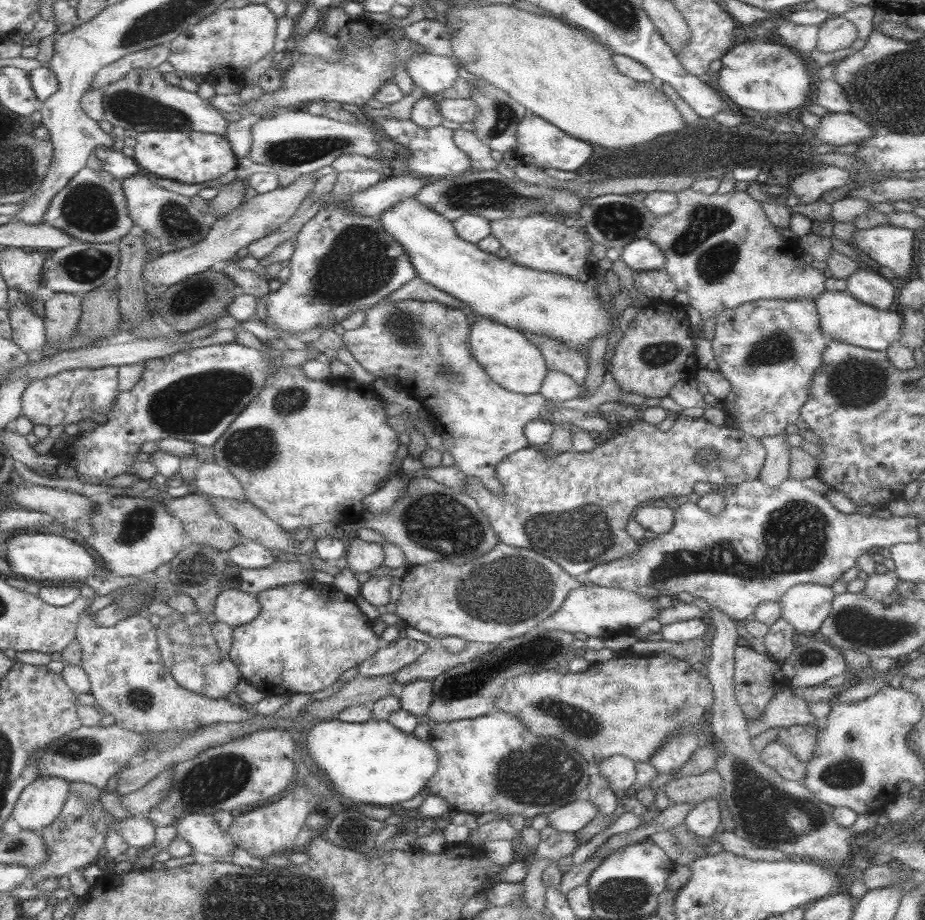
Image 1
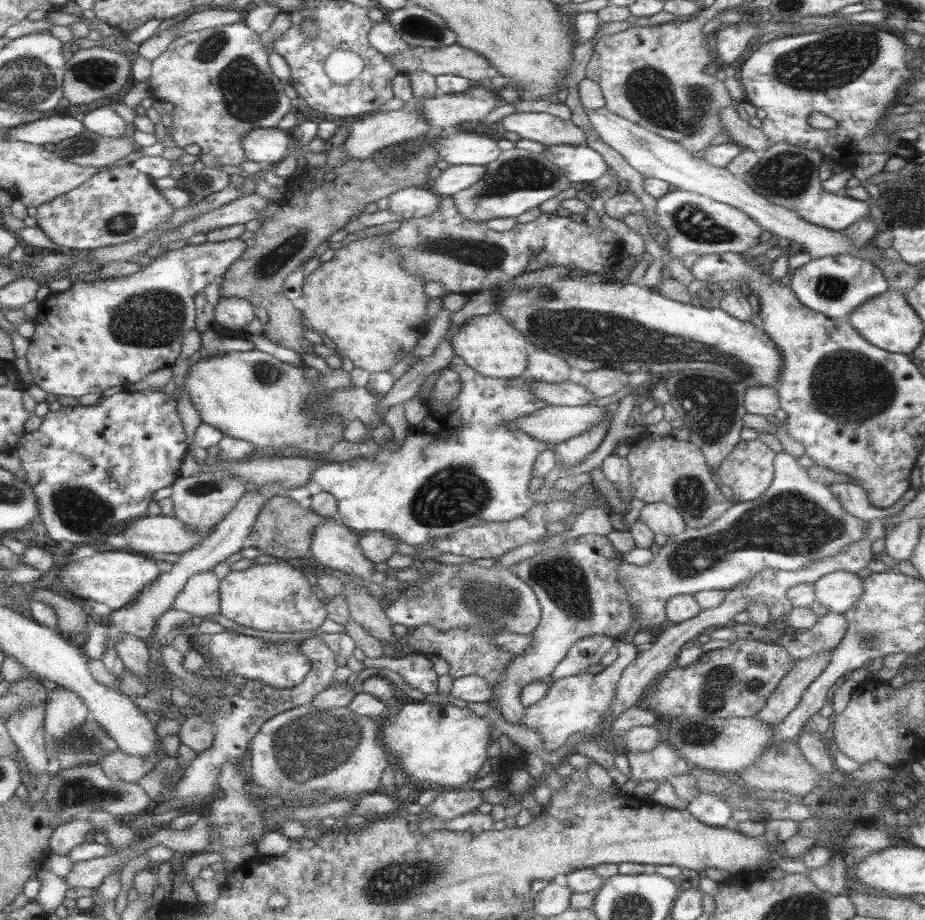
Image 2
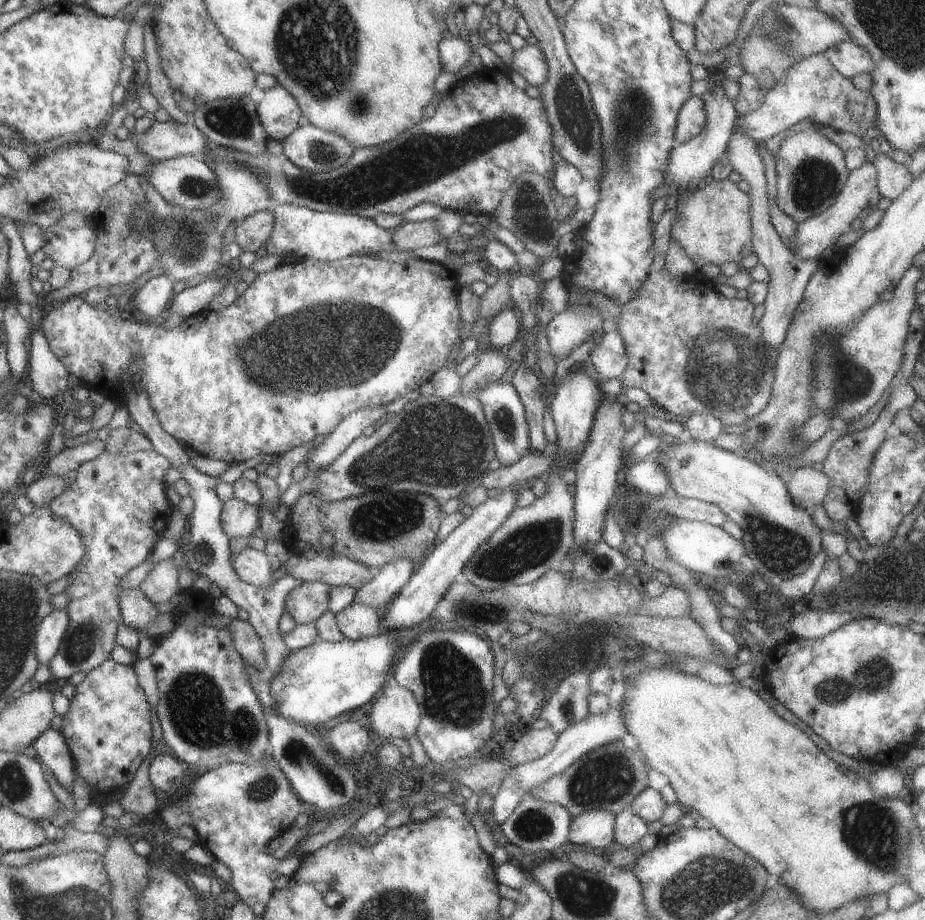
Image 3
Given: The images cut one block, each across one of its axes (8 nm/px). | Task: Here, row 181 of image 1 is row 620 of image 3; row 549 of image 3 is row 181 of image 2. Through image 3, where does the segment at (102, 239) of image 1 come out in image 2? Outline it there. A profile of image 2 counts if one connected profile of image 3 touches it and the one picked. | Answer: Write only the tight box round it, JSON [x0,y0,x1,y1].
[35,164,173,250]

